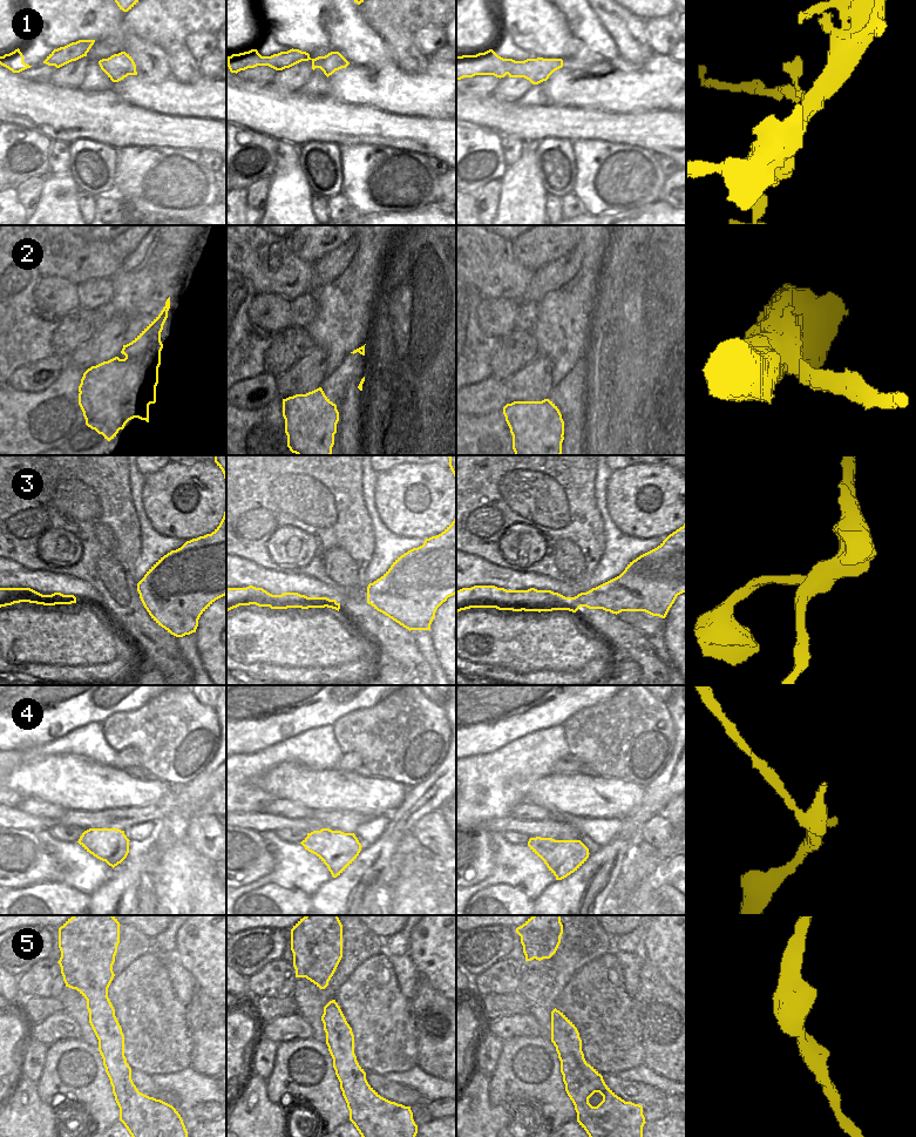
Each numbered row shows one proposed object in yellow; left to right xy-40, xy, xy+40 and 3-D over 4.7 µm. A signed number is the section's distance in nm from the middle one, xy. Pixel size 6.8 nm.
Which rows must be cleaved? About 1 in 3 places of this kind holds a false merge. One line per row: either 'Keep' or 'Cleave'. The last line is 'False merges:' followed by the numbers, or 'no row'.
1: Cleave
2: Cleave
3: Keep
4: Cleave
5: Keep
False merges: 1, 2, 4

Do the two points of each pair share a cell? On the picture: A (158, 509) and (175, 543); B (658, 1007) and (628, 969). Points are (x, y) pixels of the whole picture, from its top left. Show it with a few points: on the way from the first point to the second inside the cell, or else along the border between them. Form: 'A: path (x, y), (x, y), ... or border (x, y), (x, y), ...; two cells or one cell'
A: border (149, 522), (162, 535), (182, 537), (185, 541); two cells
B: border (644, 960), (640, 967), (640, 985), (632, 997); two cells

